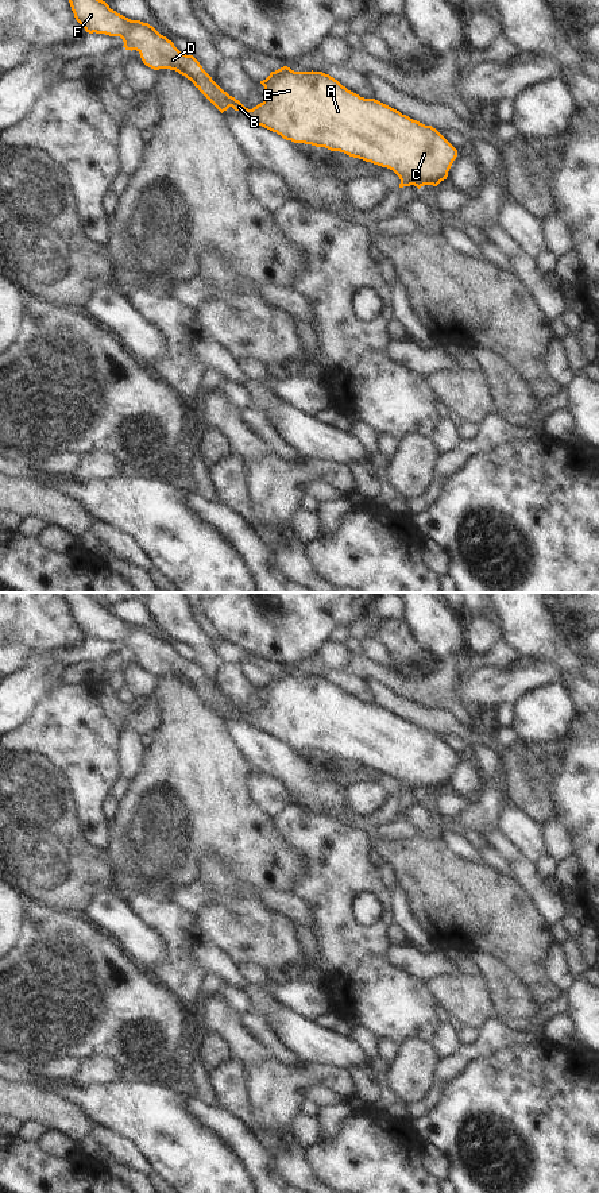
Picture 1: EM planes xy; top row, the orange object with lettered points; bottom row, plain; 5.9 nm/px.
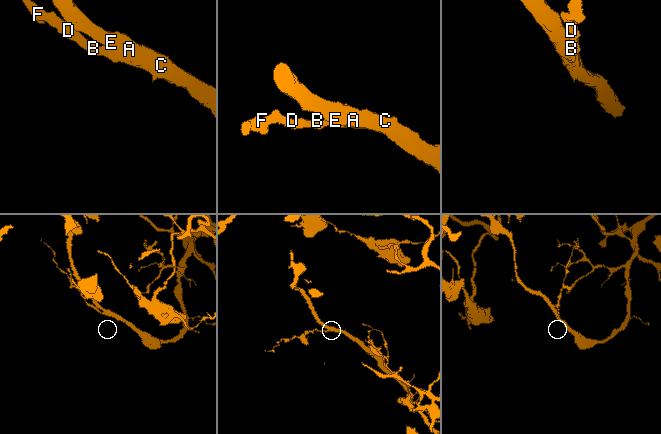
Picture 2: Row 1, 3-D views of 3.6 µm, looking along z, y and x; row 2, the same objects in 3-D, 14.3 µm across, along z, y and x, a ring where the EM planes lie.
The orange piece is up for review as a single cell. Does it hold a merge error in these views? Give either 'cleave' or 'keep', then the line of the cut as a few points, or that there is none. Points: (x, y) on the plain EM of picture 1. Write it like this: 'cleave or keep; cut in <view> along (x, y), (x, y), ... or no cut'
keep; no cut

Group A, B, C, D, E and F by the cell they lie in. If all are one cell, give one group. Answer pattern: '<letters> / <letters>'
A B C D E F

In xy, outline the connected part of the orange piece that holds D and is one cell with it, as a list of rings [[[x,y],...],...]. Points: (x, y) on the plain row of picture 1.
[[[62,592],[62,595],[76,625],[86,637],[120,641],[124,646],[123,652],[136,655],[146,671],[154,675],[170,673],[185,680],[221,718],[232,711],[256,730],[277,737],[286,745],[325,752],[387,772],[399,781],[399,792],[437,791],[447,784],[457,761],[457,754],[432,730],[413,725],[375,703],[360,702],[322,676],[294,676],[287,671],[271,676],[266,684],[260,686],[264,691],[263,706],[248,714],[224,696],[193,660],[181,657],[171,645],[148,628],[131,625],[117,618],[86,592]]]

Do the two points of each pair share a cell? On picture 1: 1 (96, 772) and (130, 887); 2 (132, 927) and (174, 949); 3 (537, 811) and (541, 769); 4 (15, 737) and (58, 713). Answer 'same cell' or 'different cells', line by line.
1: different cells
2: different cells
3: same cell
4: same cell

